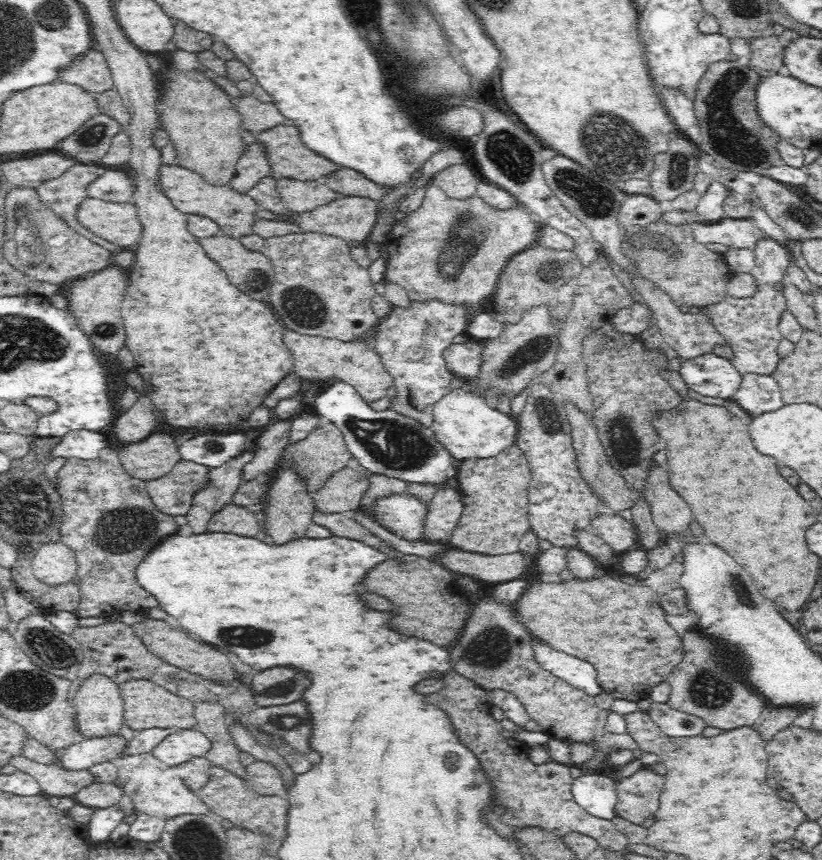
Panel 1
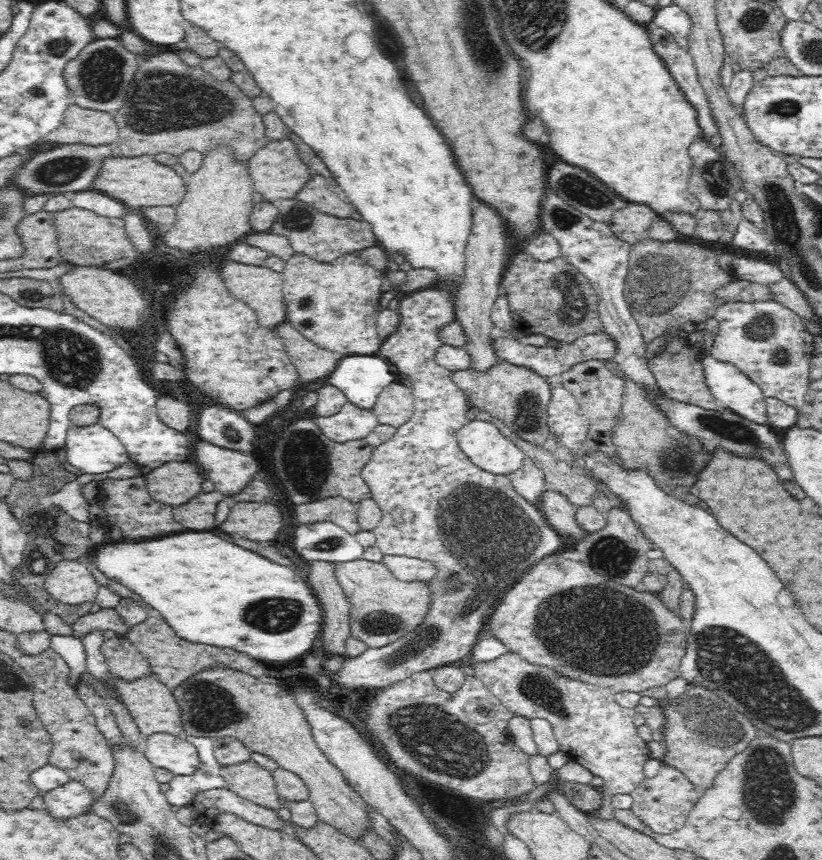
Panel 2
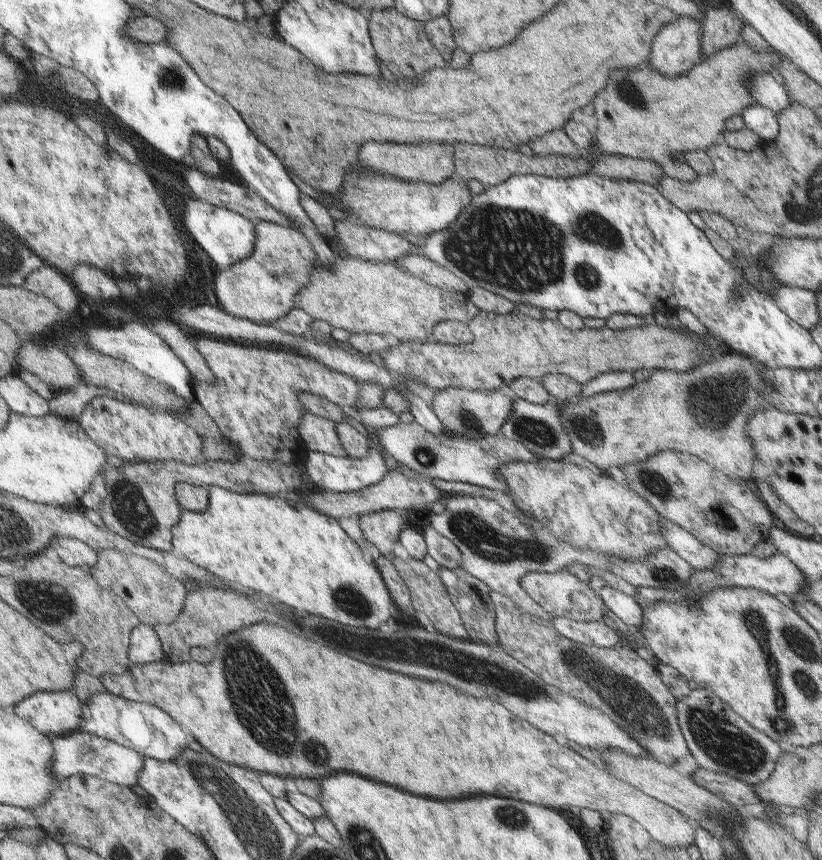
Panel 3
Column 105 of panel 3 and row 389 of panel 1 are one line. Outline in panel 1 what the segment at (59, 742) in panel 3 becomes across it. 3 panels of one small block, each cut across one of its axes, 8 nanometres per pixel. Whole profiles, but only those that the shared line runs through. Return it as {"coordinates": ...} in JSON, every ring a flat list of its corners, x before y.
{"coordinates":[[744,372,740,388,732,398,740,408,744,408,750,416,766,414,770,410,778,410,784,406,778,382,768,374]]}

